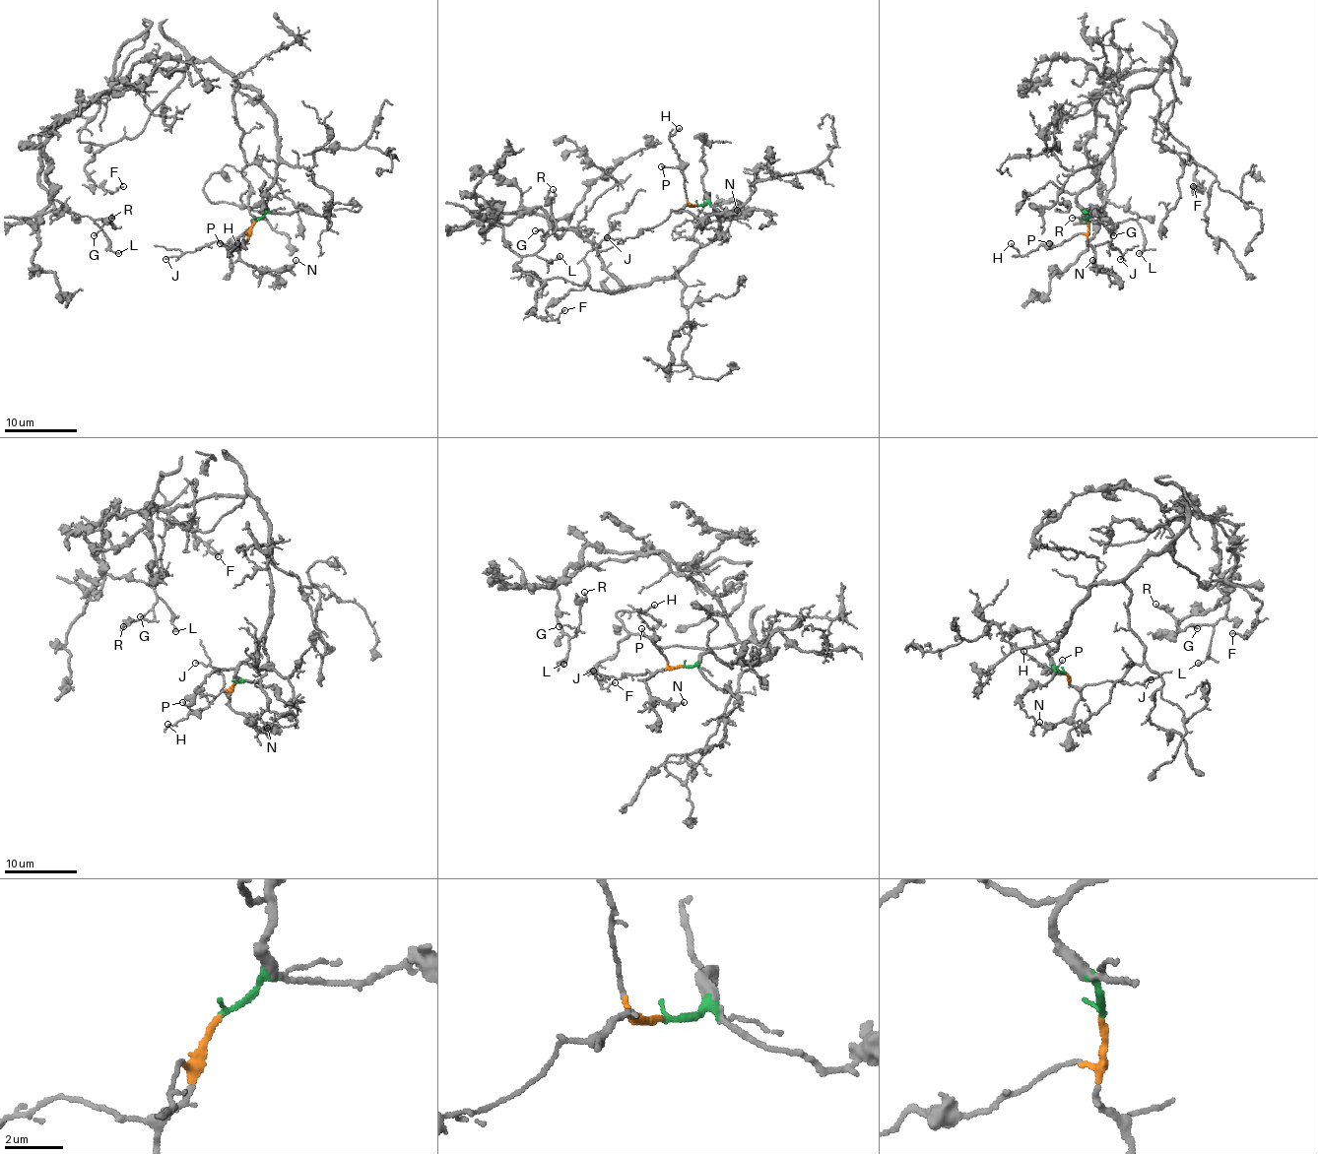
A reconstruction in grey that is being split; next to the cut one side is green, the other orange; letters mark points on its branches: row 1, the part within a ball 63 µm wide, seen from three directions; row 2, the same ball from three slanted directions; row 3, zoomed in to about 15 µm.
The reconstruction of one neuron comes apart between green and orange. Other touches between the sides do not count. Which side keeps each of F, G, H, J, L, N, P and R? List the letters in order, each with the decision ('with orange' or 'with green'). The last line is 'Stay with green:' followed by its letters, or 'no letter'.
F: with green
G: with green
H: with orange
J: with orange
L: with green
N: with orange
P: with orange
R: with green
Stay with green: F, G, L, R

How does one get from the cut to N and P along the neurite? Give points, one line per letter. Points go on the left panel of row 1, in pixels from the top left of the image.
N: (254, 222), (252, 234), (239, 250), (241, 259), (257, 268), (286, 270), (296, 259)
P: (254, 222), (239, 246), (227, 248), (220, 243)

